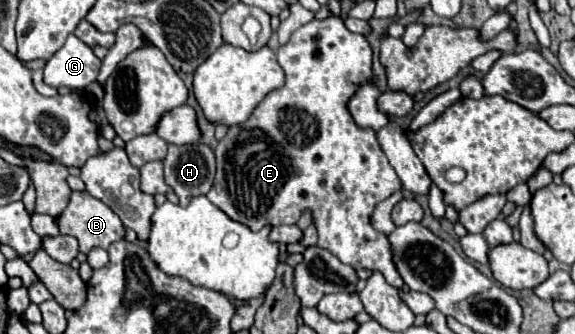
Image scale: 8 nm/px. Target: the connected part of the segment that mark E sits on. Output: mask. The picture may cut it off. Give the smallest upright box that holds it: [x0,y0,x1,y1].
[208,17,404,287]

